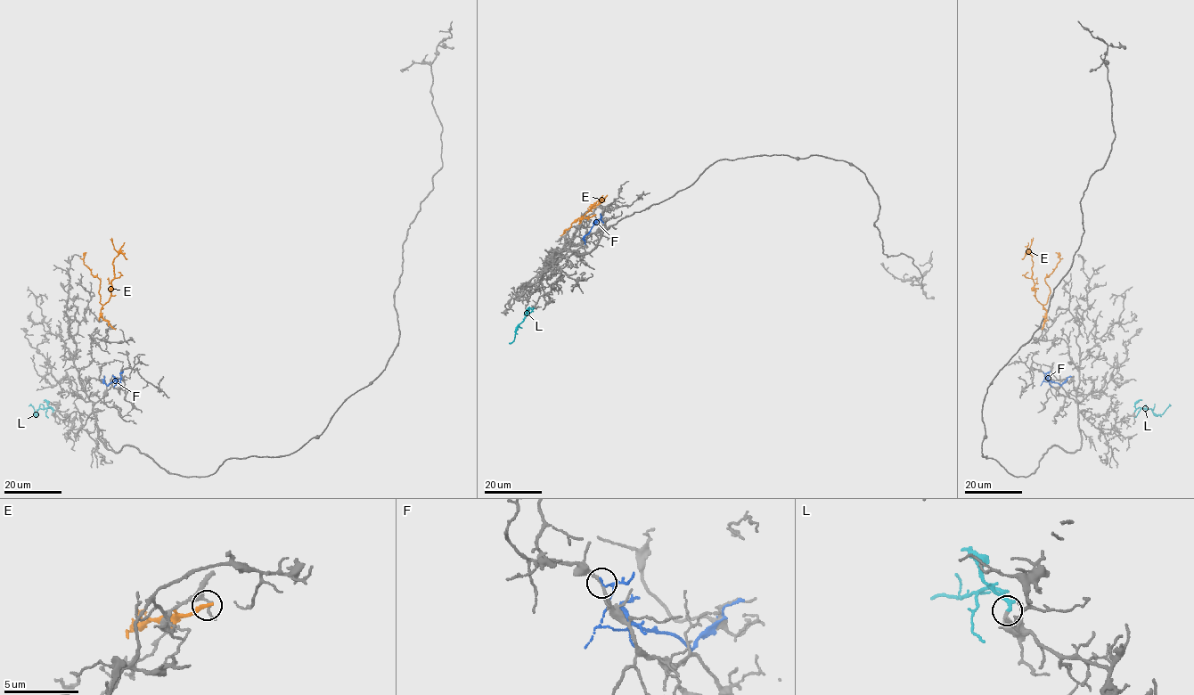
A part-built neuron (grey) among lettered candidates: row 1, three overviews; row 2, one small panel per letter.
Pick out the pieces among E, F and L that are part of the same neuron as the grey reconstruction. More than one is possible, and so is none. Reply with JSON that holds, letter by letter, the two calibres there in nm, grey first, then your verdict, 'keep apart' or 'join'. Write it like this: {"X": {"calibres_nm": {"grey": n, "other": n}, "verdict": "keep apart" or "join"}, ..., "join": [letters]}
{"E": {"calibres_nm": {"grey": 200, "other": 240}, "verdict": "keep apart"}, "F": {"calibres_nm": {"grey": 200, "other": 80}, "verdict": "keep apart"}, "L": {"calibres_nm": {"grey": 320, "other": 280}, "verdict": "join"}, "join": ["L"]}

